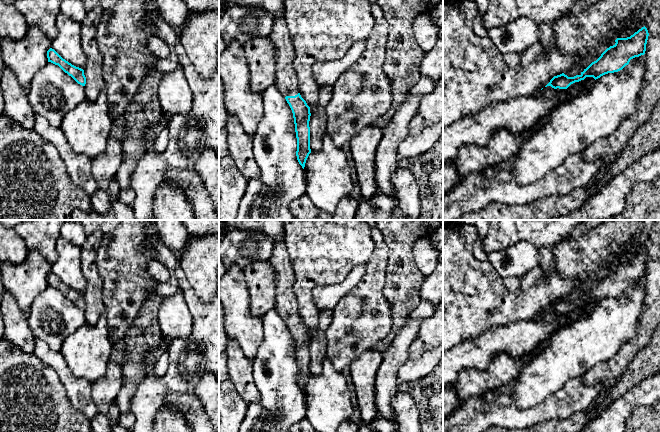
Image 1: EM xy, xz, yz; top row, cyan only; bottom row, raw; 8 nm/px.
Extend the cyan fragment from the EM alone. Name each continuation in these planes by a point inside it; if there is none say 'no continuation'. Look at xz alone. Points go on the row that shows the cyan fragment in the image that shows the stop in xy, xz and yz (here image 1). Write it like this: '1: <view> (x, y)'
1: xz (286, 80)

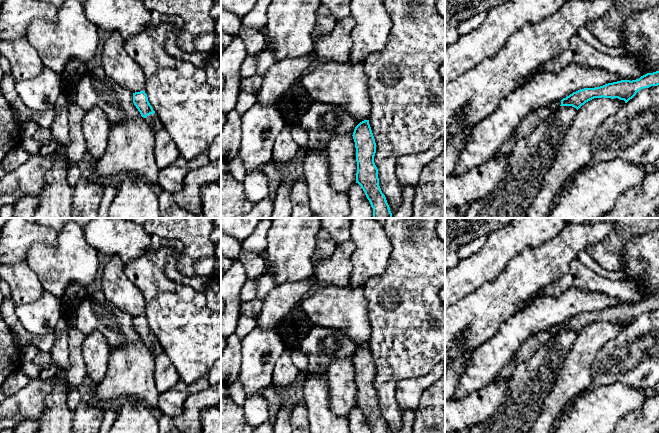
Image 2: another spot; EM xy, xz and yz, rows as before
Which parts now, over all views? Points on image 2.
1: xy (155, 124)

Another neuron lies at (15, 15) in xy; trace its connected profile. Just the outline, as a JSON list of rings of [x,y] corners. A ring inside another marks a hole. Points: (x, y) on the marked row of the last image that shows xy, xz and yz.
[[[4,0],[0,4],[0,41],[11,42],[26,37],[27,28],[35,18],[55,21],[57,17],[58,8],[40,0]]]

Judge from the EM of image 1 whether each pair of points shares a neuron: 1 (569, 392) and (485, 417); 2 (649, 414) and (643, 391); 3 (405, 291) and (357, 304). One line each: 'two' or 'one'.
1: one
2: two
3: two

